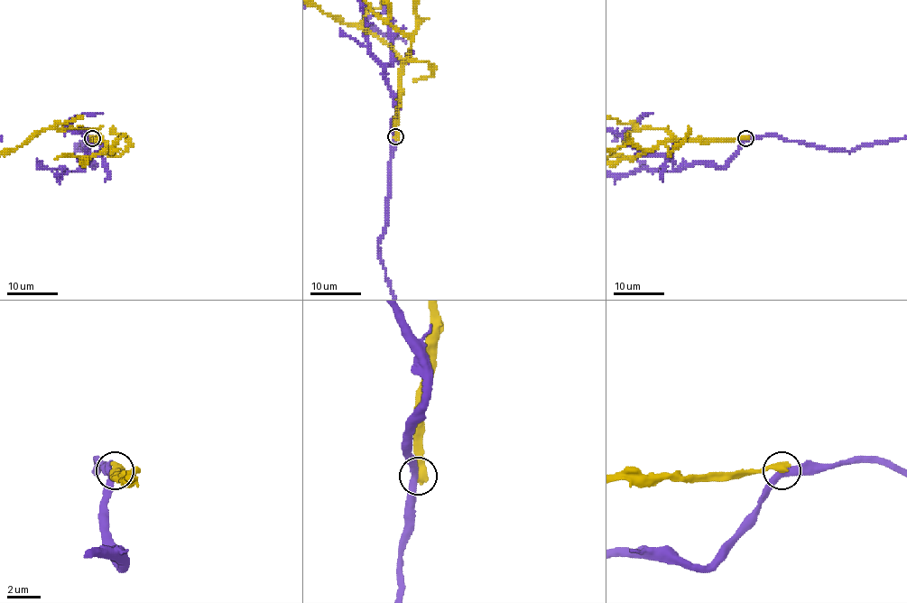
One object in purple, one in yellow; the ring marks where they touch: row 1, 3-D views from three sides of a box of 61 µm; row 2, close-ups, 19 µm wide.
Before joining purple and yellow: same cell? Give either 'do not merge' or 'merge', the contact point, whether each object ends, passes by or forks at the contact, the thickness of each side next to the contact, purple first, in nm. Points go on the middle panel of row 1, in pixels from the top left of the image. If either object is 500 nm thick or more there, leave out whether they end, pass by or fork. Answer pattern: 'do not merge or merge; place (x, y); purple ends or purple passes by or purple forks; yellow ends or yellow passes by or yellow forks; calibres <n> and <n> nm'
do not merge; place (395, 136); calibres 400 and 500 nm

